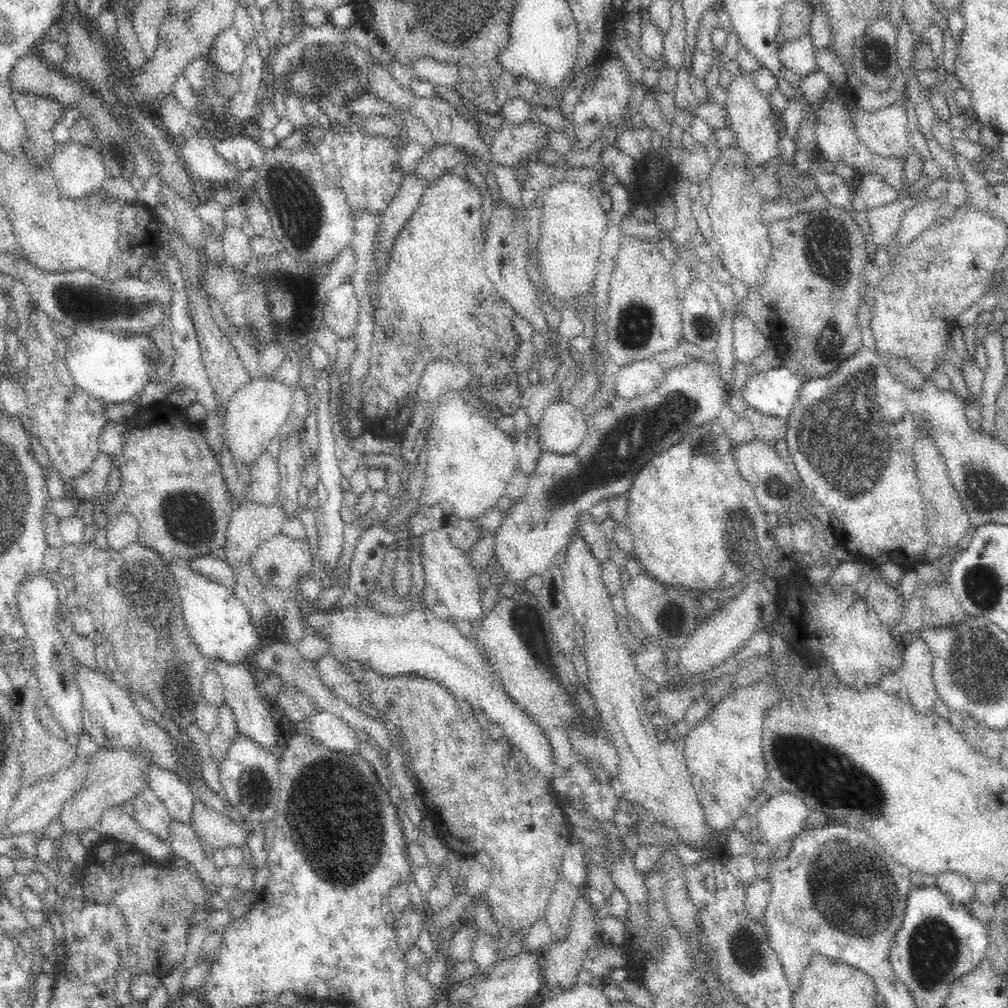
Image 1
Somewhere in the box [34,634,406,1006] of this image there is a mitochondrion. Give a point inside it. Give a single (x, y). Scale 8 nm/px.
(341, 842)

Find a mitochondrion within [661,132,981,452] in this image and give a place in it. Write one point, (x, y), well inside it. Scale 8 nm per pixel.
(827, 254)

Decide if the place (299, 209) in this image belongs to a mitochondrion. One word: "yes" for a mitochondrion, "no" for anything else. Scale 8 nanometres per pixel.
yes

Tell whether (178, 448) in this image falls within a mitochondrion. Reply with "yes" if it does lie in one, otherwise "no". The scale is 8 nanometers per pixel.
no

